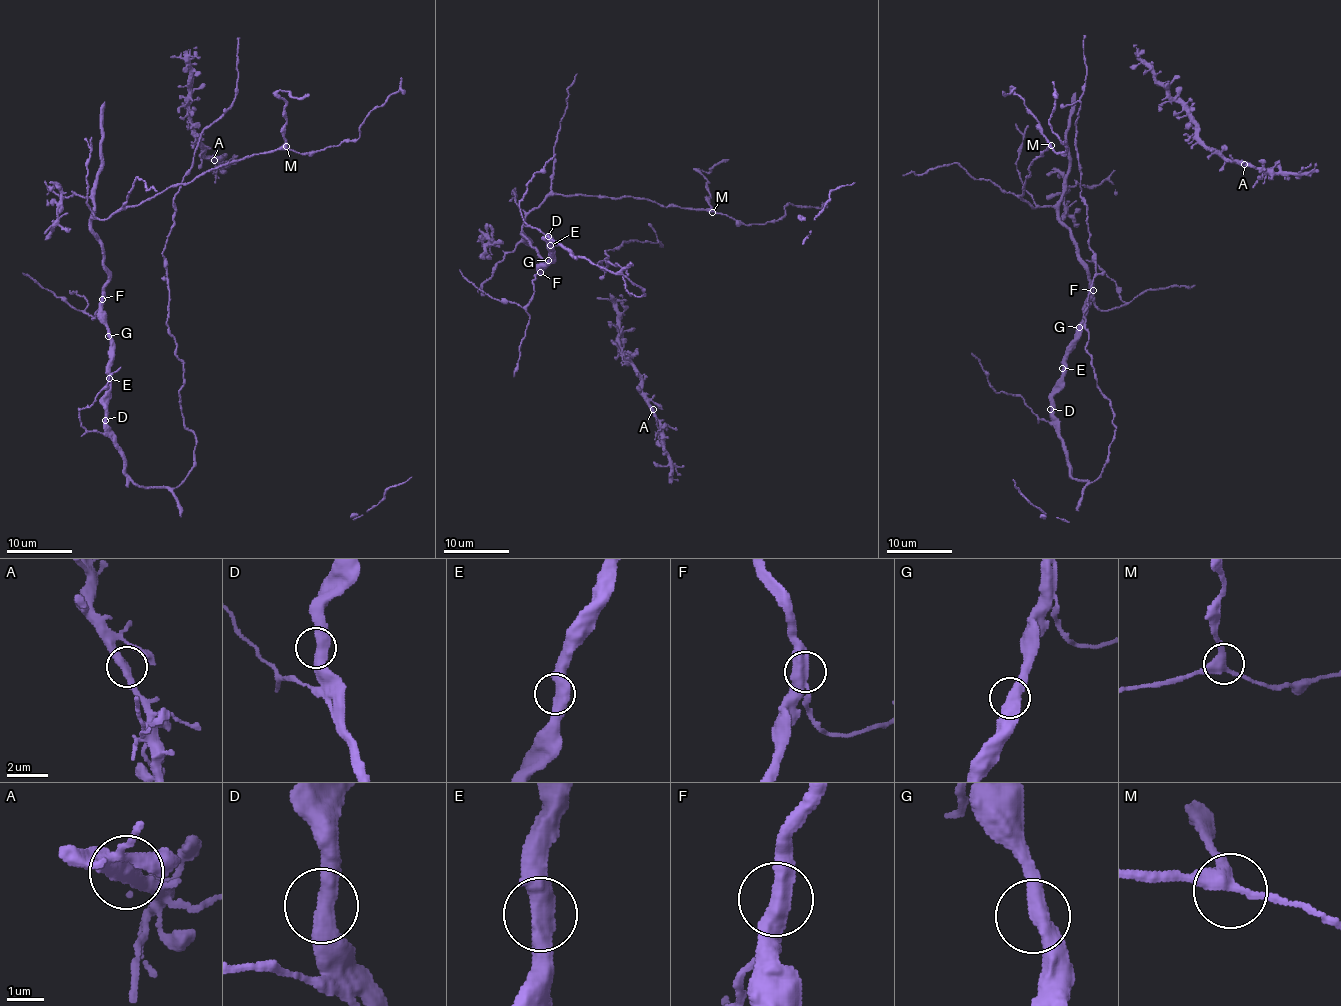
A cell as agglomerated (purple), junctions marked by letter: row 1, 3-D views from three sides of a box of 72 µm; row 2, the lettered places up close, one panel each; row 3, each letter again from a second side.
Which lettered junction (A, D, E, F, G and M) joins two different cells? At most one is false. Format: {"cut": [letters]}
{"cut": []}

